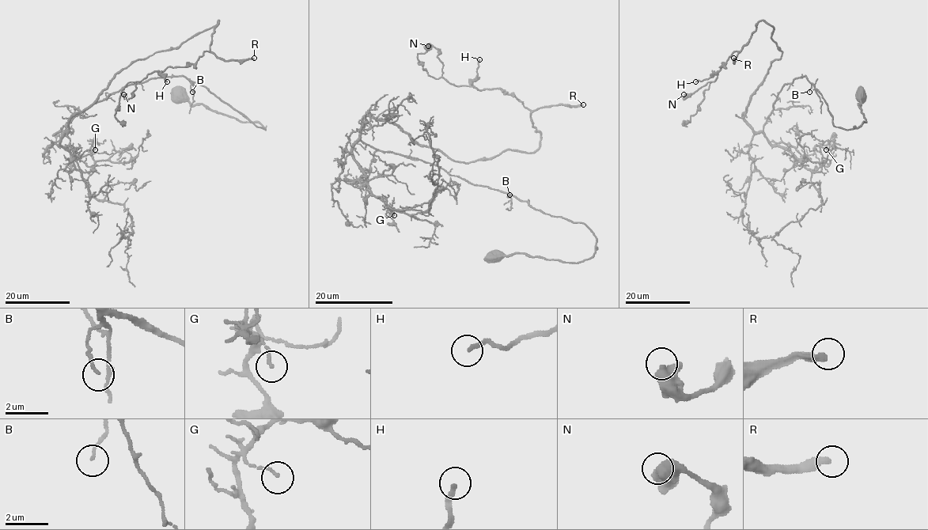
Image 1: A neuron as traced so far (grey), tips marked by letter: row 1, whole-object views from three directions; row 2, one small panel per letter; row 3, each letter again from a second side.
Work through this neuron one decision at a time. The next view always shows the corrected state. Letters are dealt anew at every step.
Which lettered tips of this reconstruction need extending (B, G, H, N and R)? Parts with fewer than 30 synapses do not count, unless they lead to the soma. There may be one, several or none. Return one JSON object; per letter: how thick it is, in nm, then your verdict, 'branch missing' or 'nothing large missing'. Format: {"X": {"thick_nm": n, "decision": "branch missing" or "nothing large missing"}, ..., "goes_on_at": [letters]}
{"B": {"thick_nm": 110, "decision": "nothing large missing"}, "G": {"thick_nm": 110, "decision": "nothing large missing"}, "H": {"thick_nm": 200, "decision": "nothing large missing"}, "N": {"thick_nm": 400, "decision": "nothing large missing"}, "R": {"thick_nm": 360, "decision": "branch missing"}, "goes_on_at": ["R"]}

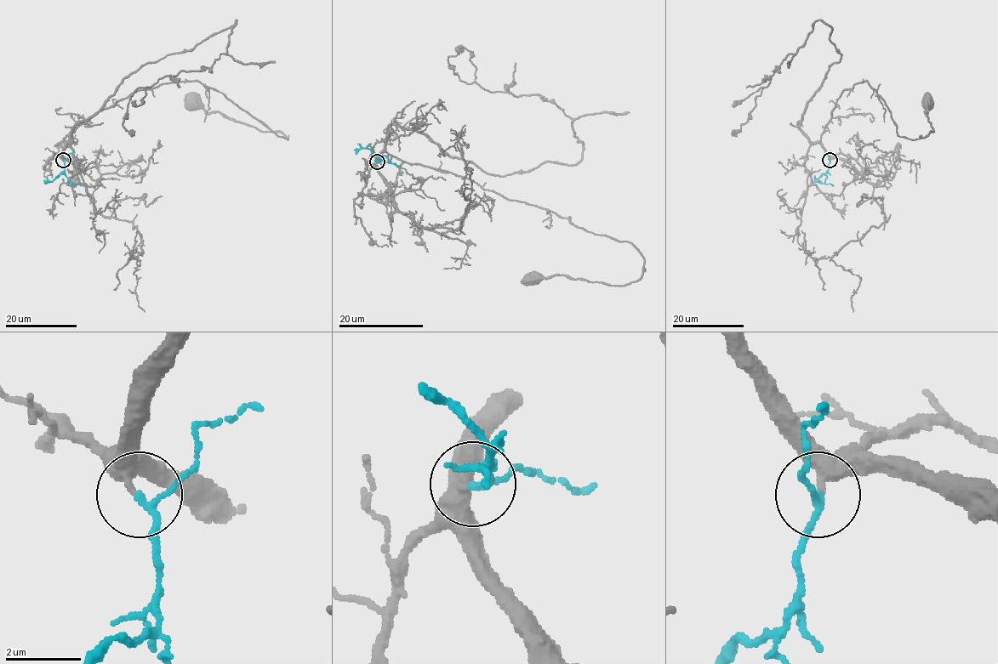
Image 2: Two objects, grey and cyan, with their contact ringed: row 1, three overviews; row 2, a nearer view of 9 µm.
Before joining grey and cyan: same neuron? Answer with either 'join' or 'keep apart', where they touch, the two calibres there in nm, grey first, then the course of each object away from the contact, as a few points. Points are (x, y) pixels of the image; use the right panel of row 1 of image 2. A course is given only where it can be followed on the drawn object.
join; at (829, 160); 240 nm thick on the grey side, 150 nm on the other; grey runs (829, 160), (821, 136), (843, 91), (866, 81), (891, 111), (897, 133), (912, 139), (933, 131), (928, 100); cyan runs (829, 160), (824, 181), (831, 185)

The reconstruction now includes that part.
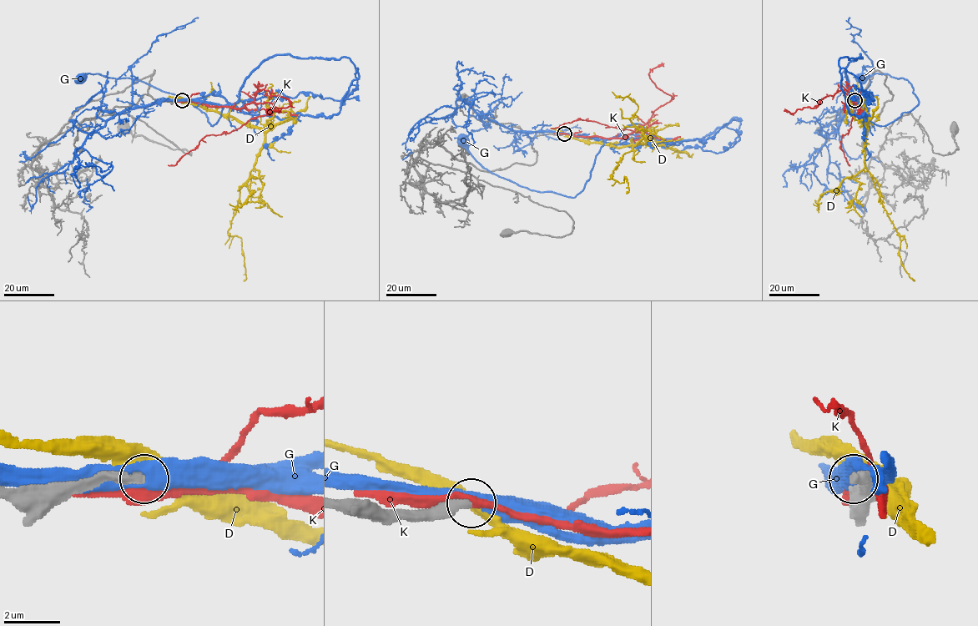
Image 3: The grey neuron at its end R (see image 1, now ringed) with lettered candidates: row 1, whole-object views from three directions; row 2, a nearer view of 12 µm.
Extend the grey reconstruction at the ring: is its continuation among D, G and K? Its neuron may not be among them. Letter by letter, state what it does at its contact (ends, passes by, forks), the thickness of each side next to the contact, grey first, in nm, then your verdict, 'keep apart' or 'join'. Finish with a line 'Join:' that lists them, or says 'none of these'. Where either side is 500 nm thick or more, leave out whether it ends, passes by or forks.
D: it passes by; 420 nm thick on the grey side, 440 nm on the other; keep apart
G: it passes by; 440 nm thick on the grey side, 480 nm on the other; keep apart
K: 500 nm thick on the grey side, 480 nm on the other; keep apart
Join: none of these

